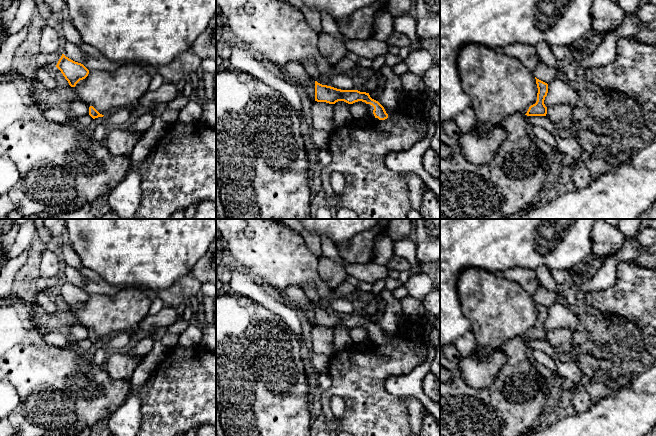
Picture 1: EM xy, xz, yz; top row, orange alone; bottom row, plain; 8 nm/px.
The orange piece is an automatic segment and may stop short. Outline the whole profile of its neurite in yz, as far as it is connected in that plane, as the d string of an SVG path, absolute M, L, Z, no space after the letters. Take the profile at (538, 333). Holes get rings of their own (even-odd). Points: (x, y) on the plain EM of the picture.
M537 303L536 308L538 312L537 325L535 328L531 329L525 339L527 340L546 340L547 331L544 328L545 321L548 317L548 308Z

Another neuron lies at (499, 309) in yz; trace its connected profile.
M467 268L459 276L457 290L461 309L471 321L471 332L475 335L475 347L471 354L477 357L485 357L492 349L501 348L508 339L525 339L537 325L538 312L533 296L502 274Z

